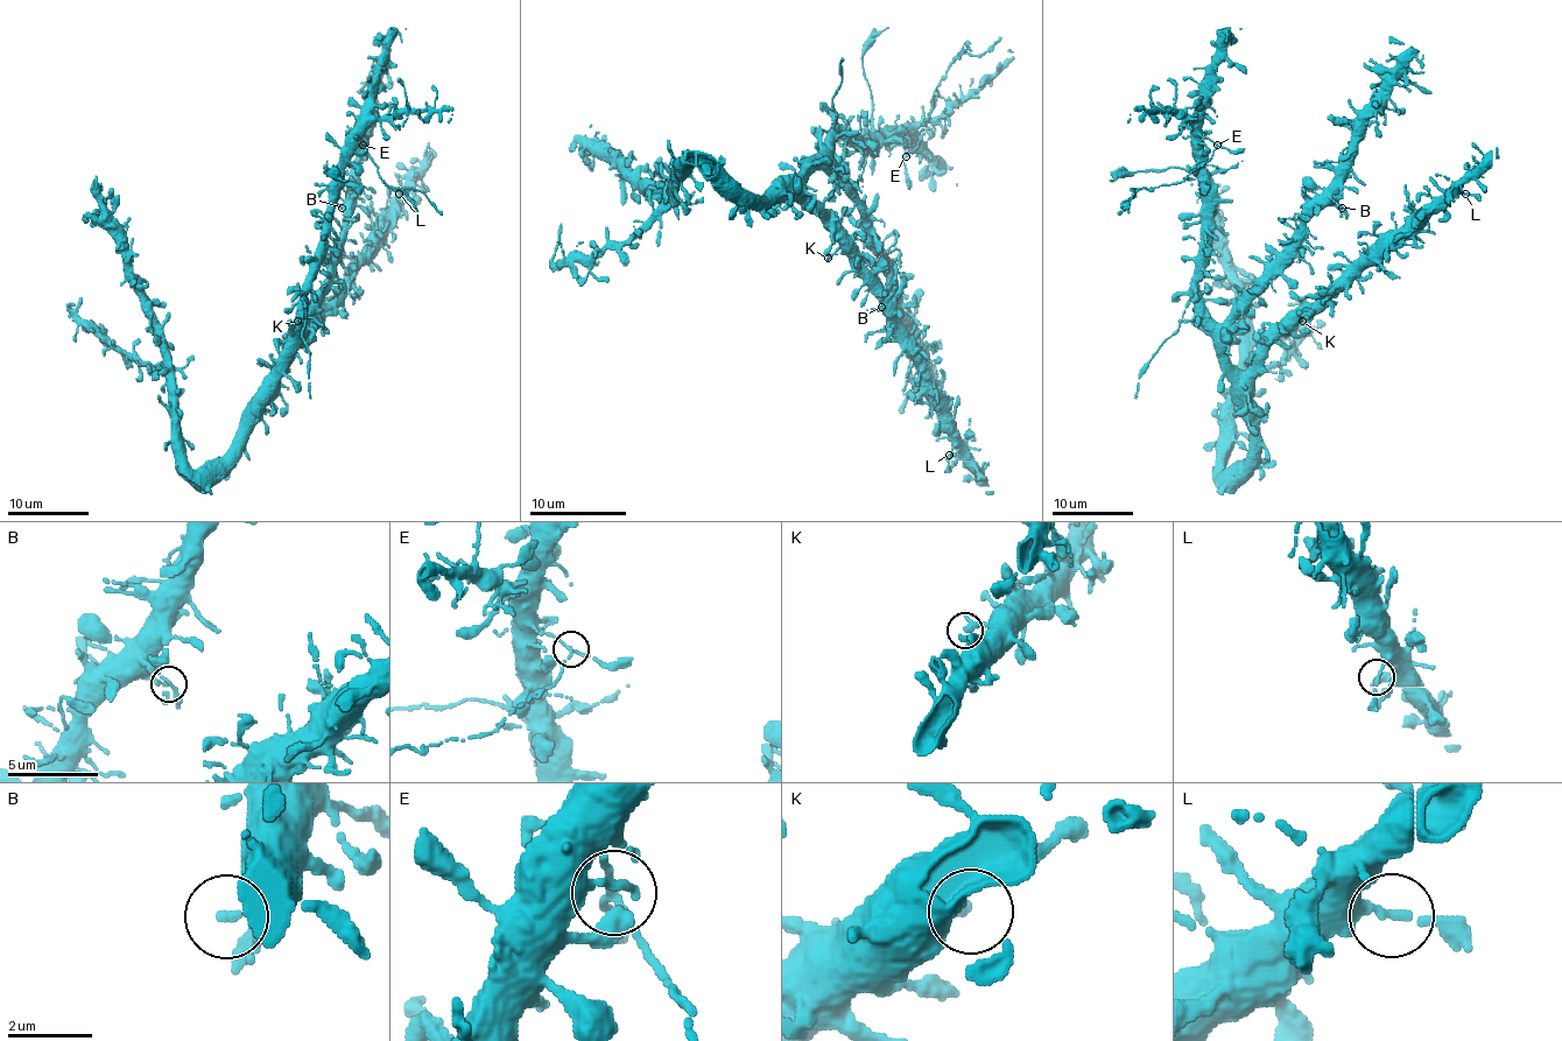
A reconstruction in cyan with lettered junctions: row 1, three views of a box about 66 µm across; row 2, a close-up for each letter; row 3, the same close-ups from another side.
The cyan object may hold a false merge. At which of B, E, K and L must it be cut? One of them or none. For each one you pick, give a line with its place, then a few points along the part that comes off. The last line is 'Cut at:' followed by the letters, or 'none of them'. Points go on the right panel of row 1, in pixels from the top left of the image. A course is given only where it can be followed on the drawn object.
E: at (1217, 145); foreign part runs (1217, 145), (1207, 161), (1181, 182), (1146, 189), (1131, 188), (1132, 197), (1118, 213)
Cut at: E

